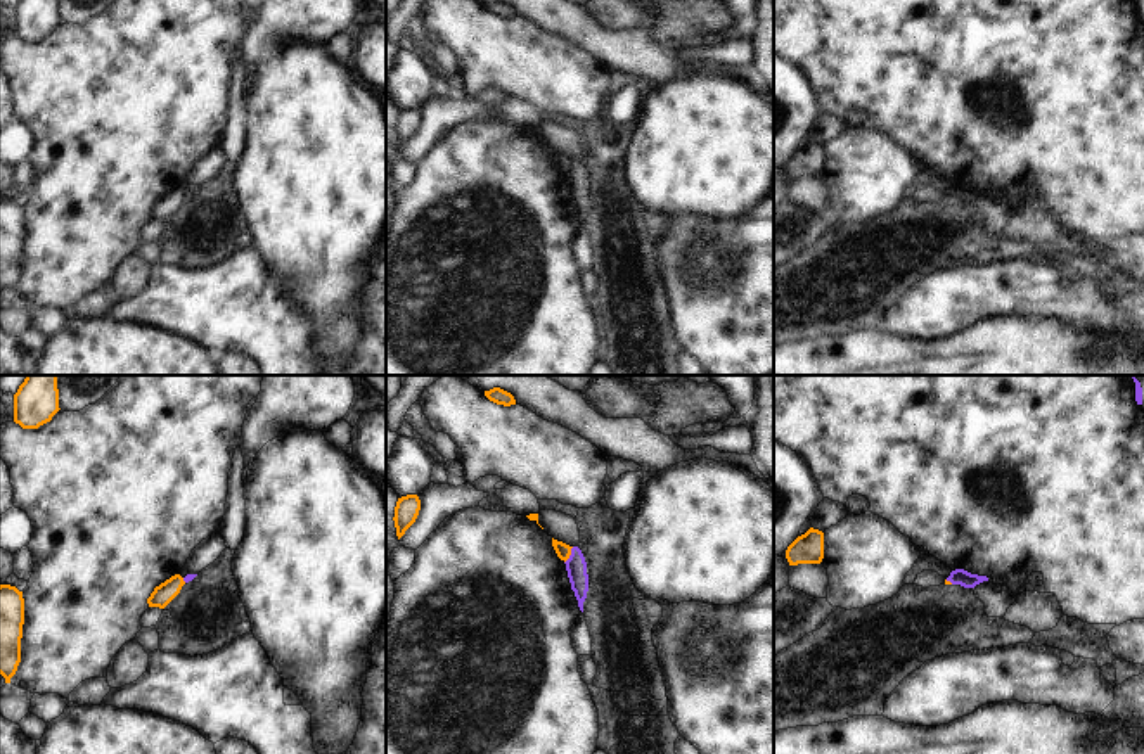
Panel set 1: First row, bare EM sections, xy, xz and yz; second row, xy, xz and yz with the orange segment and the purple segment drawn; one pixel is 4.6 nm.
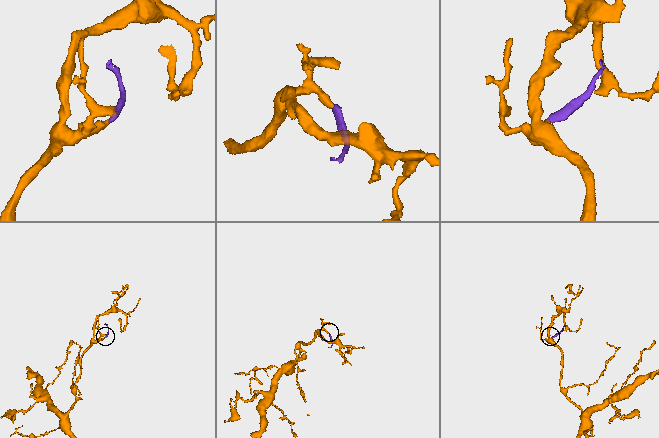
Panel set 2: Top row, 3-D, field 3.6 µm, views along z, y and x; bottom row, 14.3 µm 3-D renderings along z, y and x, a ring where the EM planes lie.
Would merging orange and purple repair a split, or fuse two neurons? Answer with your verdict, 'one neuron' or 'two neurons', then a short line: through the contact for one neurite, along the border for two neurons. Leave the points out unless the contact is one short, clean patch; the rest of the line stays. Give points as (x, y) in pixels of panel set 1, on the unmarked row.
two neurons | xz (573, 159), (565, 175)

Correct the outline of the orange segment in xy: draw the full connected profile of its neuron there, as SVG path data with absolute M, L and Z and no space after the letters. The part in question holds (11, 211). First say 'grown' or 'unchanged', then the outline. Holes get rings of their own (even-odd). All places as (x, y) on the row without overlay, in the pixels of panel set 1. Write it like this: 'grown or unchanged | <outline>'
unchanged | M0 197L0 287L5 296L10 296L21 275L22 237L22 204L10 197Z

